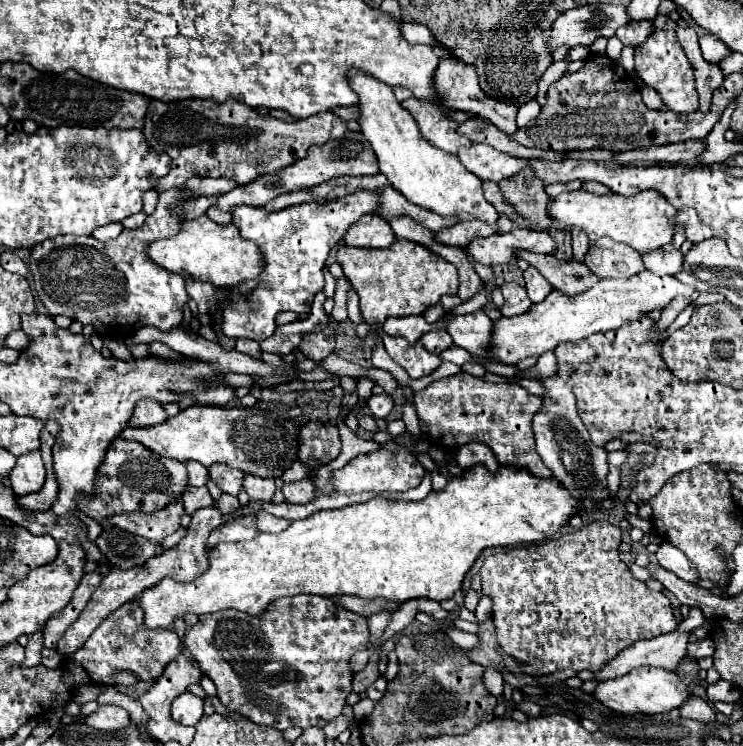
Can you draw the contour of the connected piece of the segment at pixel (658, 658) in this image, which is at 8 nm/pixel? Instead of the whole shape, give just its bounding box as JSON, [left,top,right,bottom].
[595,607,707,681]

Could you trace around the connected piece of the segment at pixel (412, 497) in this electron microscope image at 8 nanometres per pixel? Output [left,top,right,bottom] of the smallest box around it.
[384,471,432,501]

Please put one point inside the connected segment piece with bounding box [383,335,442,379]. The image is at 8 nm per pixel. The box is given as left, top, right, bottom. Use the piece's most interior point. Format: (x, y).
(413, 357)

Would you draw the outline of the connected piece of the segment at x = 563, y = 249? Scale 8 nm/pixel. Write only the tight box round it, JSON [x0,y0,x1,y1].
[549,227,571,261]

